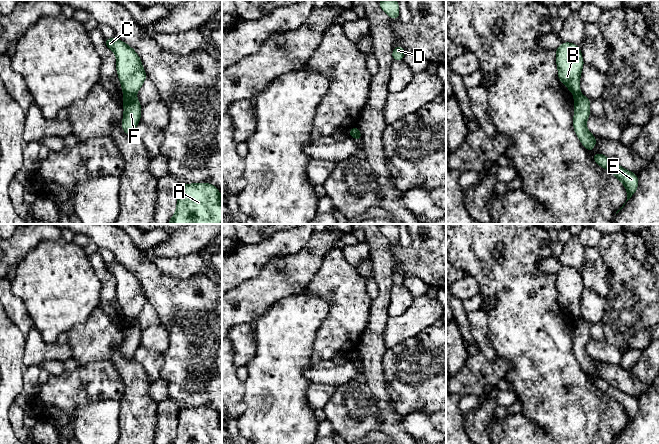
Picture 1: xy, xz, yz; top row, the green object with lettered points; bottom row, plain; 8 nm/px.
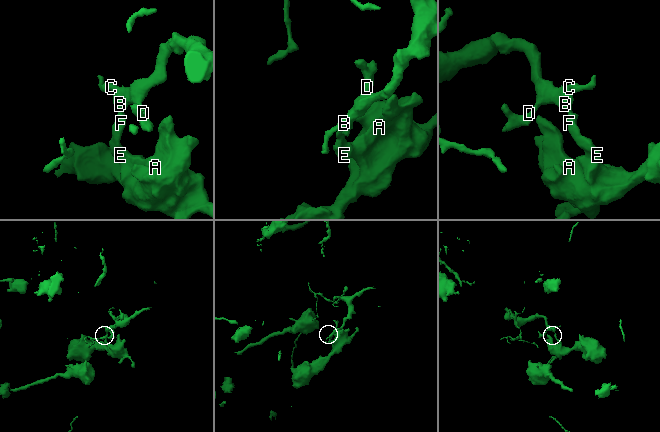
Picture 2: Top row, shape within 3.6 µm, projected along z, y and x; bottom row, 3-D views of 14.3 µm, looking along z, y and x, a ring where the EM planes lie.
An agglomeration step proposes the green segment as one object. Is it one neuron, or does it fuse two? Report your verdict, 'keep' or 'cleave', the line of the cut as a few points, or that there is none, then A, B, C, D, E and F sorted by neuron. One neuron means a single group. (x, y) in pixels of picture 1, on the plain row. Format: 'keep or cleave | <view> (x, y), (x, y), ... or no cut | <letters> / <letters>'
cleave | xy (124, 318), (134, 319) | A E F / B C D

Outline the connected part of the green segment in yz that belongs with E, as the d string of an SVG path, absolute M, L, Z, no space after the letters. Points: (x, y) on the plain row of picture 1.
M597 377L592 380L592 383L601 391L615 399L625 410L627 414L626 426L635 418L638 411L638 399L626 394L625 392L615 388L605 379Z

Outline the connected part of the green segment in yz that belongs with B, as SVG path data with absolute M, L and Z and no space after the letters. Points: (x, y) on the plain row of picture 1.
M563 266L556 272L556 287L559 304L574 320L580 318L580 299L584 290L580 271Z

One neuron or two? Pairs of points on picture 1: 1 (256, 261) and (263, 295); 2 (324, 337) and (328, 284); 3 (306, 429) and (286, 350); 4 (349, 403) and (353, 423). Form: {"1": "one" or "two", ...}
{"1": "two", "2": "one", "3": "one", "4": "one"}

